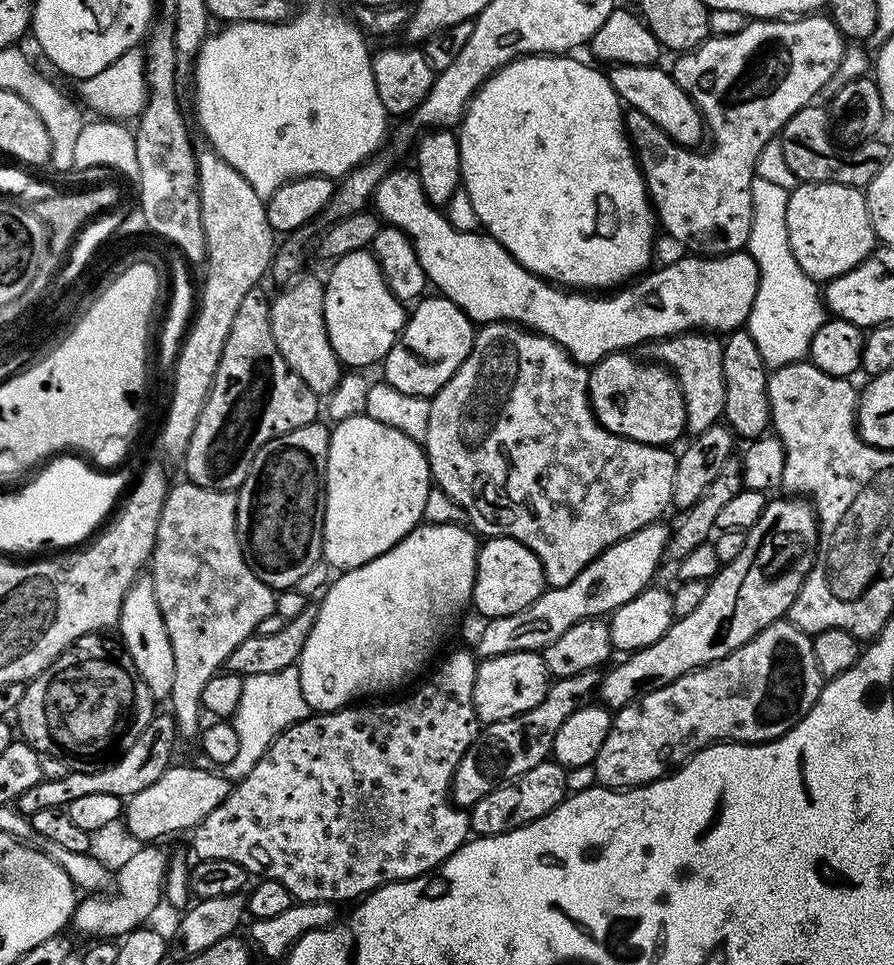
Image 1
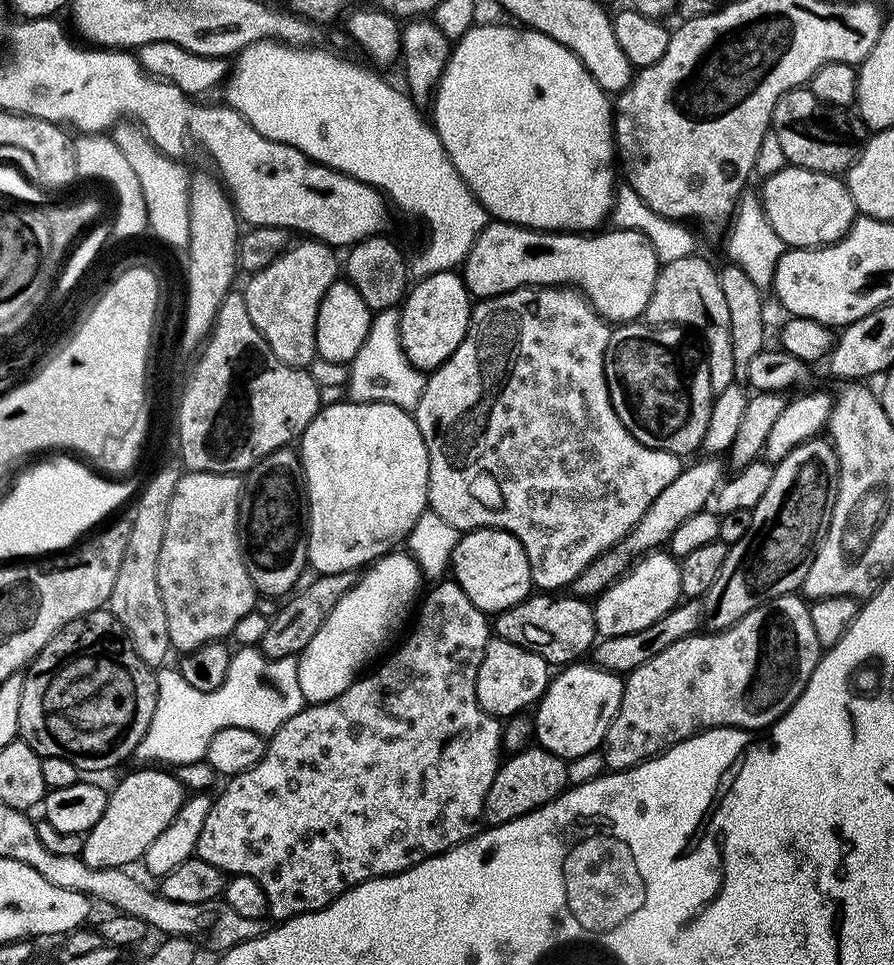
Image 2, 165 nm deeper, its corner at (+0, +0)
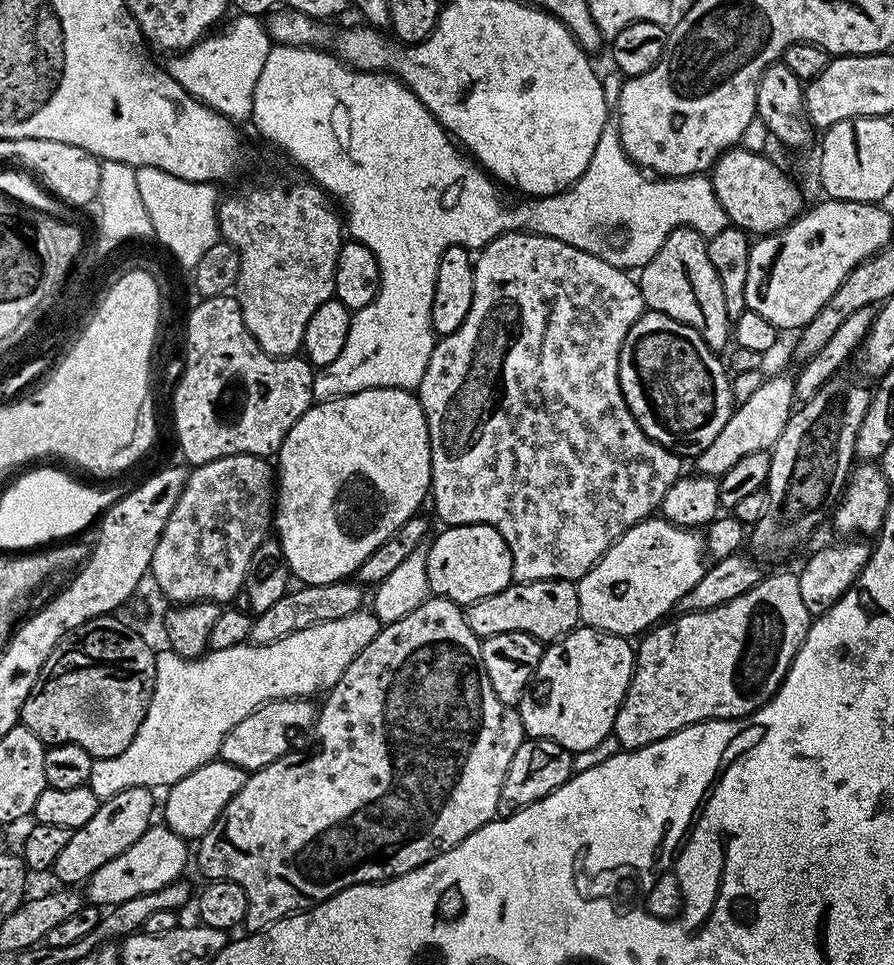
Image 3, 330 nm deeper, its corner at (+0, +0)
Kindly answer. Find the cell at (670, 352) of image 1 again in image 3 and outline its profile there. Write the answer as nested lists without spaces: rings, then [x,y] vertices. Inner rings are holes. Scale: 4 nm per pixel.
[[[690,227],[674,230],[674,234],[662,242],[662,250],[650,258],[646,267],[639,269],[638,283],[644,303],[651,311],[683,320],[690,327],[700,322],[696,320],[716,320],[716,340],[711,341],[713,351],[723,353],[723,348],[730,344],[726,298],[722,298],[722,282],[708,257],[708,241],[703,234]]]

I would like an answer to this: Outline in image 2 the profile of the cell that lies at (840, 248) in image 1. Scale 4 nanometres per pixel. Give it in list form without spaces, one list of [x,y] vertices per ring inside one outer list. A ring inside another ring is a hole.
[[[785,166],[763,177],[758,193],[765,216],[788,248],[822,248],[838,242],[850,230],[858,215],[847,183],[839,175],[831,176],[805,168]]]

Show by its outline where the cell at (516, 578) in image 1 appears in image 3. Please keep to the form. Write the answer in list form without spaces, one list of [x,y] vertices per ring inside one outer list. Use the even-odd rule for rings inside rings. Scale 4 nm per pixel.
[[[453,524],[445,527],[431,537],[427,545],[426,576],[429,579],[431,595],[445,596],[447,600],[461,606],[478,602],[478,598],[490,598],[490,594],[498,594],[498,590],[506,590],[506,586],[513,583],[512,555],[510,546],[506,546],[506,538],[494,530],[489,524]]]

